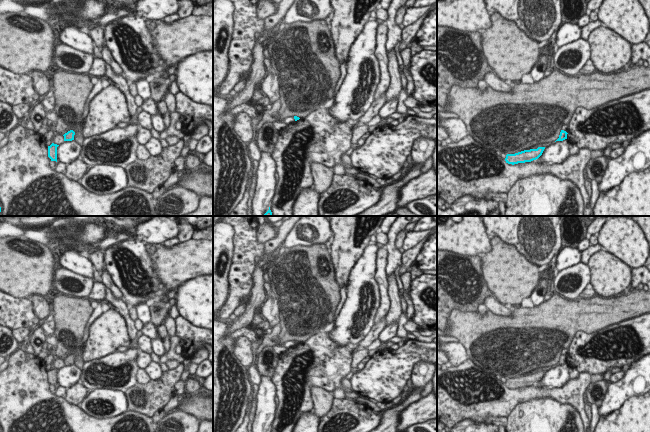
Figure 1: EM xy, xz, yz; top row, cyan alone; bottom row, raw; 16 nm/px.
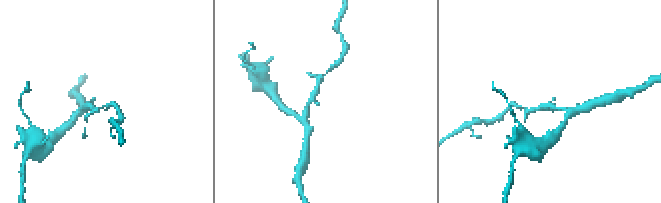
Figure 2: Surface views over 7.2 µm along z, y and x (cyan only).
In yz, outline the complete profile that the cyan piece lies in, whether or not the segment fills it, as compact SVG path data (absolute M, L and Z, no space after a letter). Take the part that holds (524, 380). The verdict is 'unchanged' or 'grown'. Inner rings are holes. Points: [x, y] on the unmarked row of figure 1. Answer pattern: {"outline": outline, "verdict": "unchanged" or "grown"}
{"outline": "M538 371L537 373L524 374L515 378L507 378L505 385L512 389L531 386L538 383L542 379L544 373L545 371Z", "verdict": "unchanged"}

